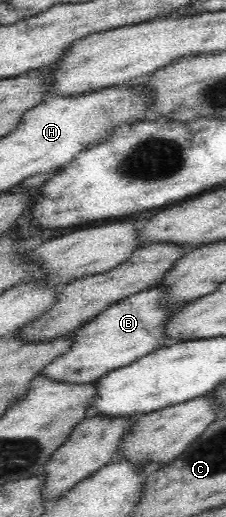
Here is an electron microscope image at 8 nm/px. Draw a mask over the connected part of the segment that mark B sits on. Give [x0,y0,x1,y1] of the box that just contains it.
[41,285,186,384]

